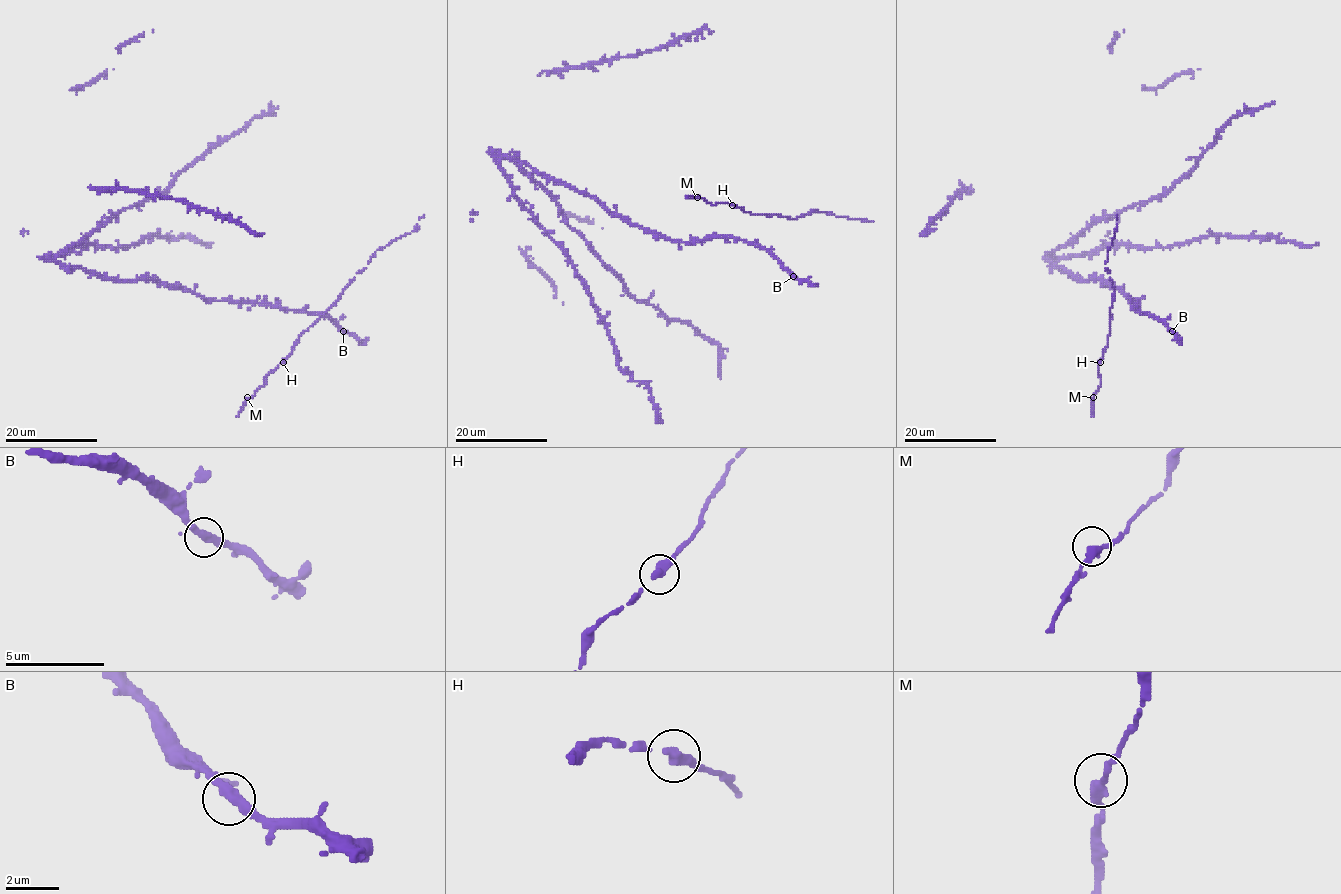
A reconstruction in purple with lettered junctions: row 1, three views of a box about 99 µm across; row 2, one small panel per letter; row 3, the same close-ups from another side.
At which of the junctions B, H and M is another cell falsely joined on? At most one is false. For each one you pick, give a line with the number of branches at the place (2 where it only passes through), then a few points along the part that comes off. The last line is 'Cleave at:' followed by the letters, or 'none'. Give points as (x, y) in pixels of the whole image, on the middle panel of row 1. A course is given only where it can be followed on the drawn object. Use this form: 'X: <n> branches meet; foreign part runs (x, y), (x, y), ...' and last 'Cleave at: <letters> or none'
Cleave at: none

